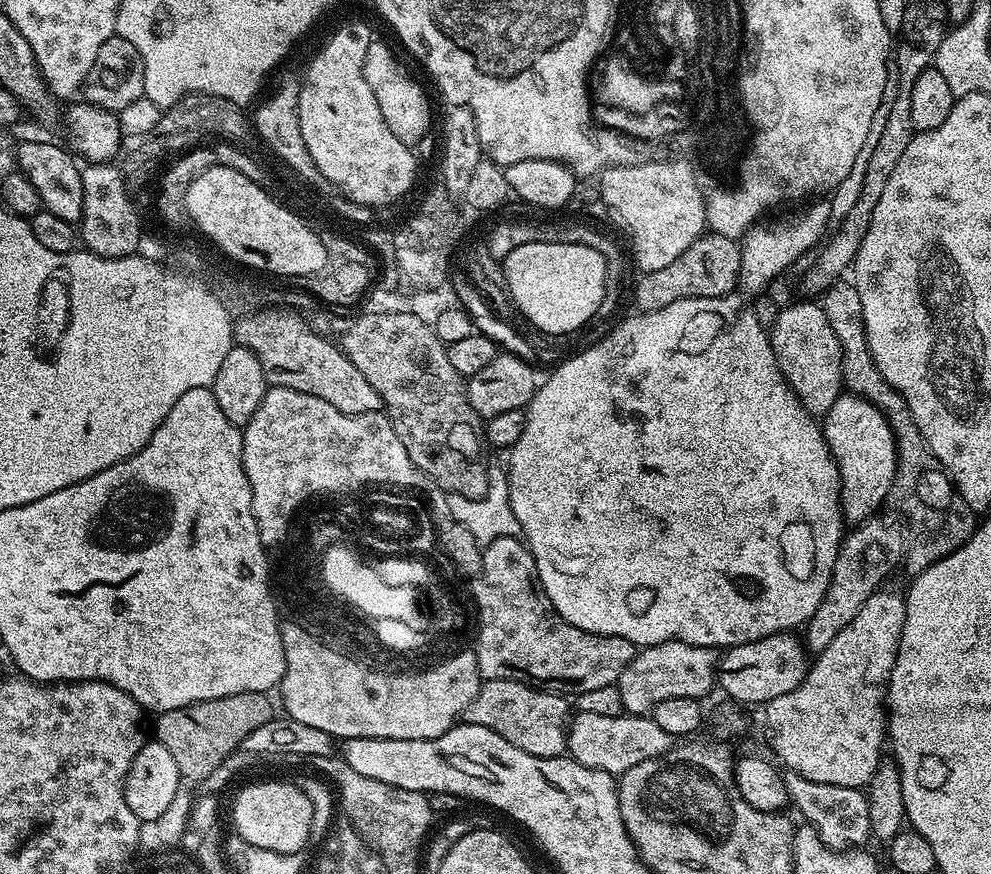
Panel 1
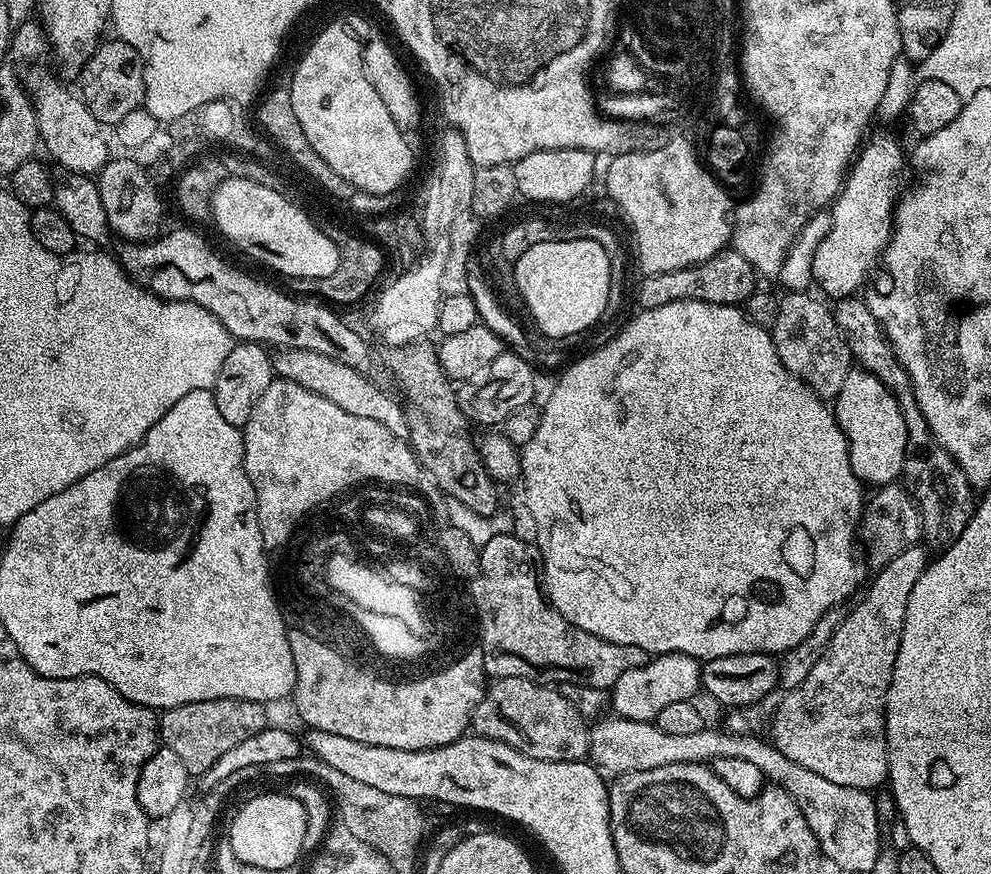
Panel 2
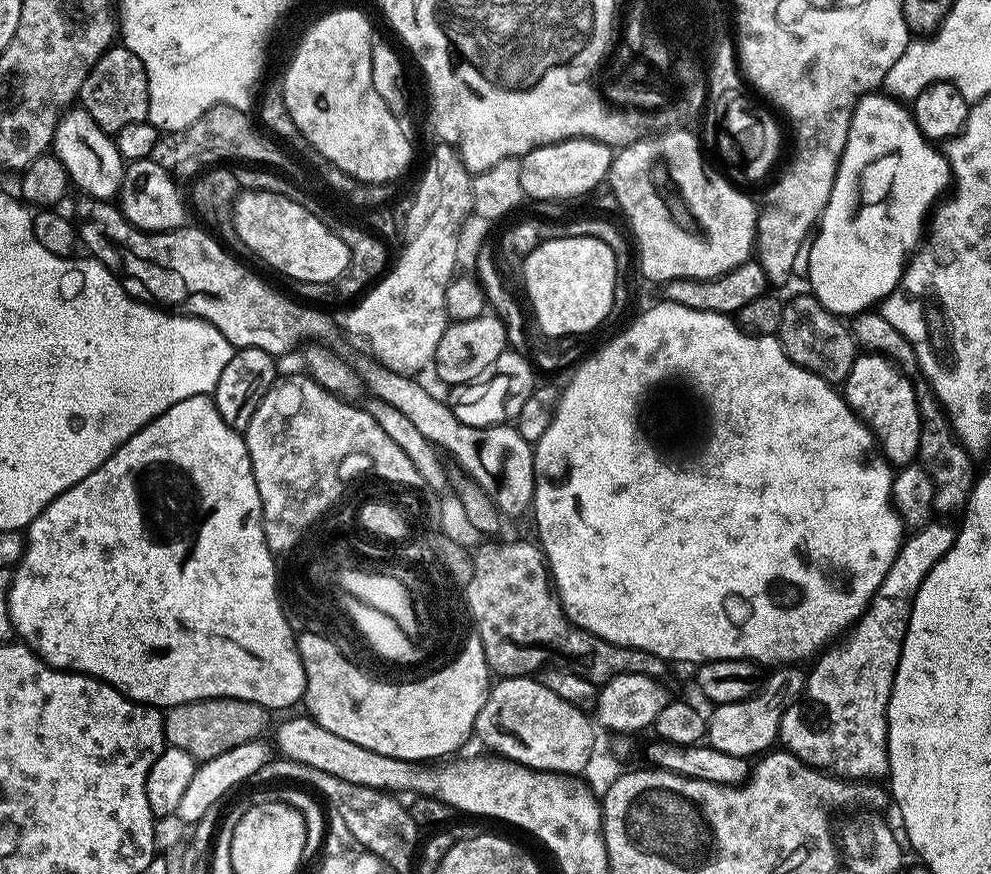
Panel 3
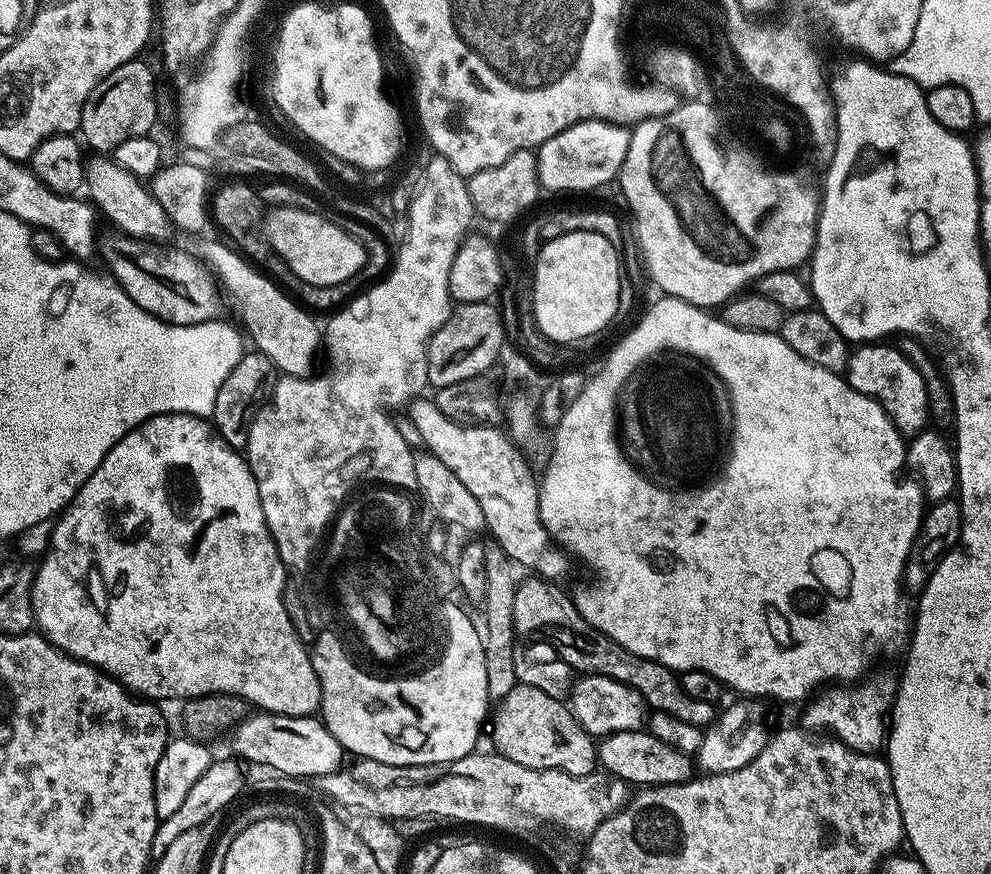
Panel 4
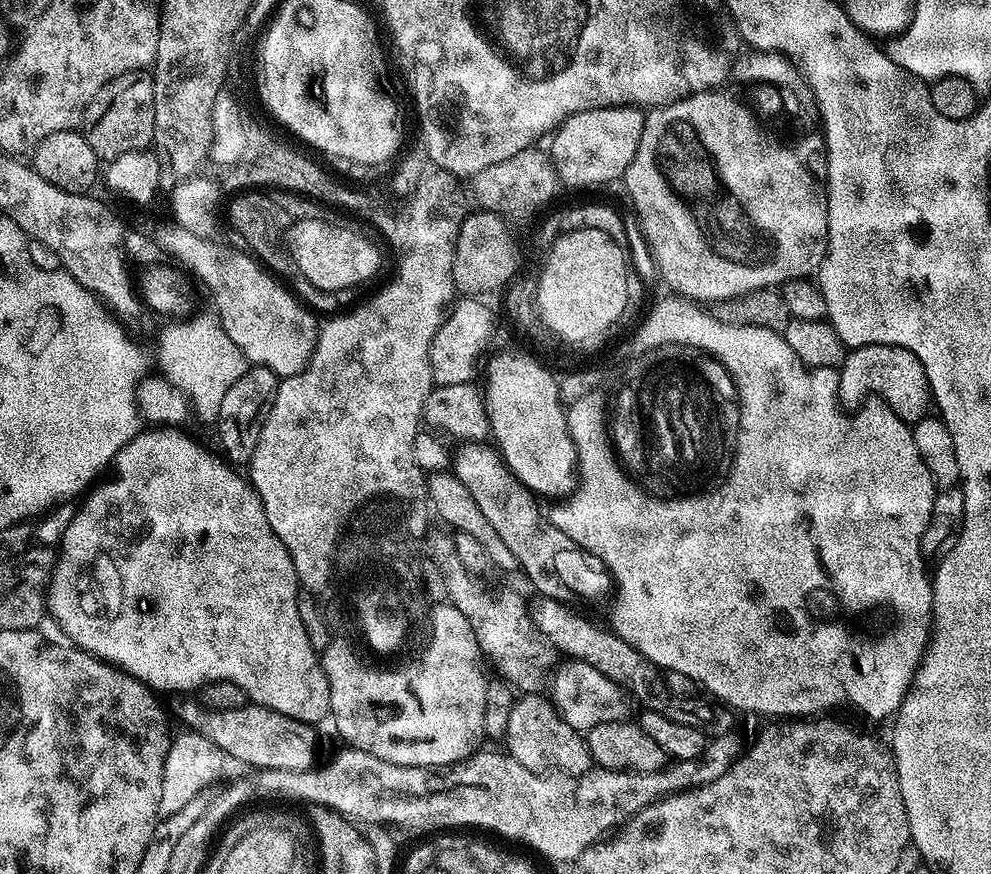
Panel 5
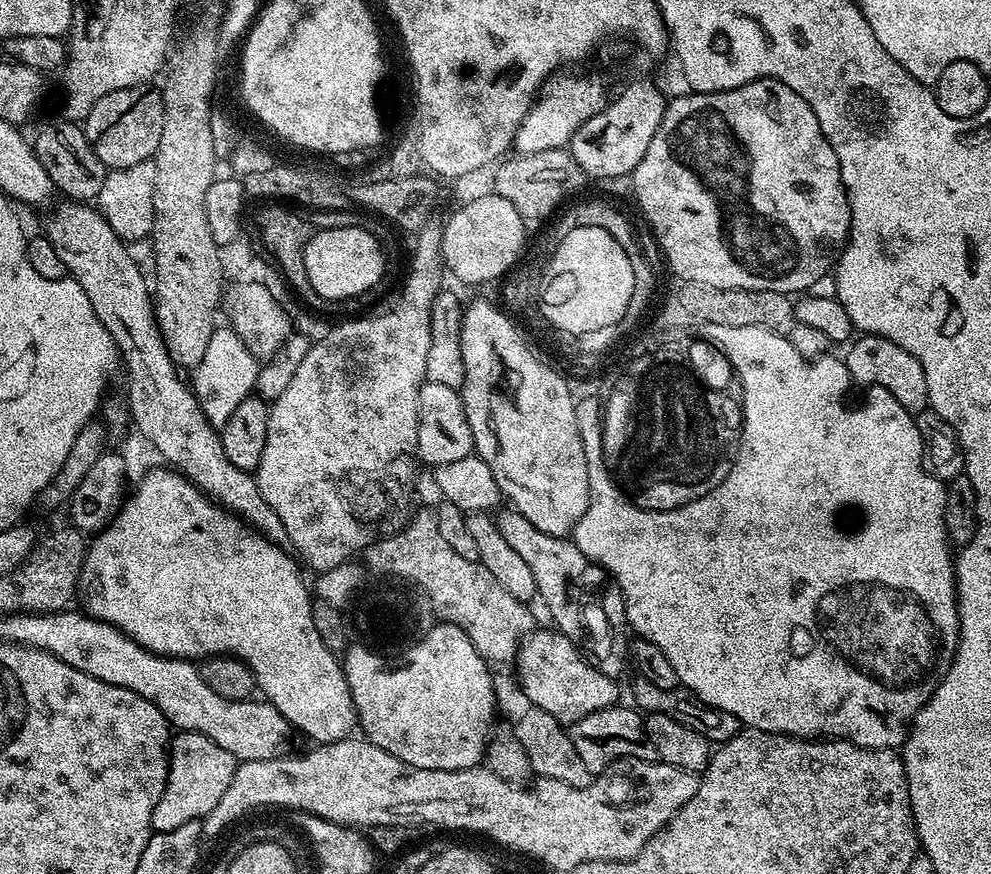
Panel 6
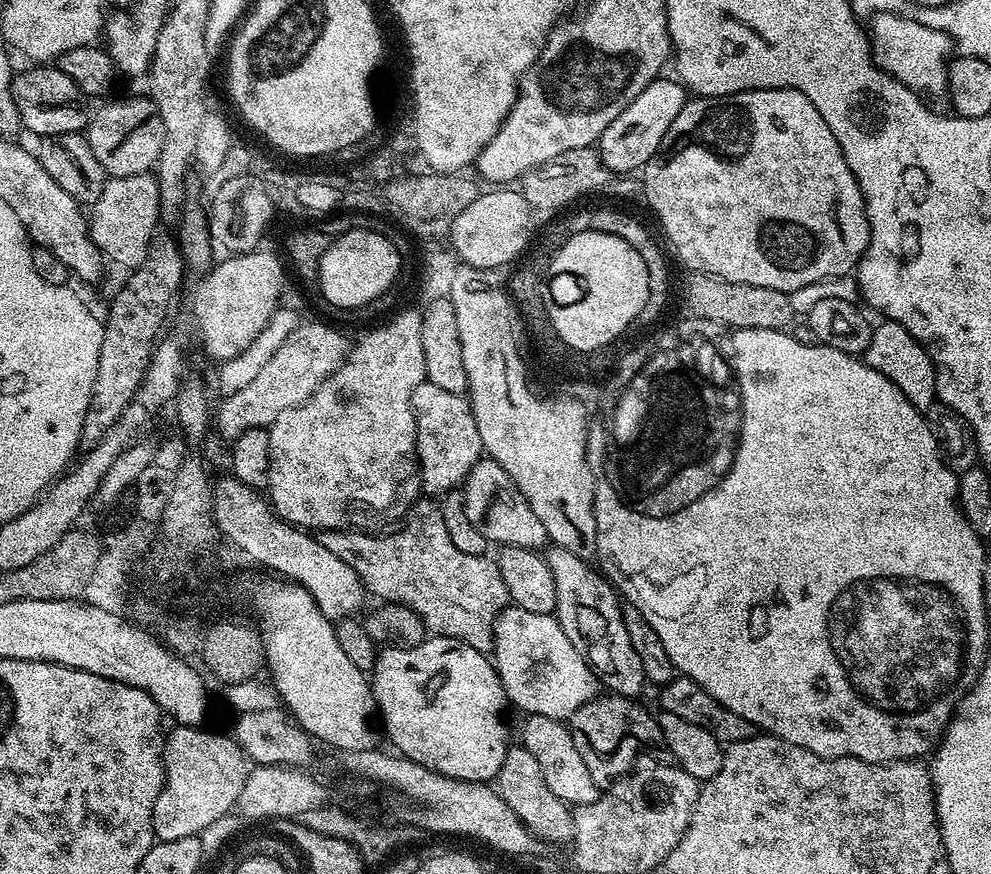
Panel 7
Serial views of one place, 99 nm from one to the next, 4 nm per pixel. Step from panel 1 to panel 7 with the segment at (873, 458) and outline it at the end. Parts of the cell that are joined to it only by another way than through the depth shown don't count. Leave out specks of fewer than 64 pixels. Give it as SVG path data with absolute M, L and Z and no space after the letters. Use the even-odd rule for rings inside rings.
M887 318L879 322L881 324L877 323L873 327L870 346L866 346L866 350L862 353L864 363L878 370L878 374L890 378L890 382L894 382L894 386L898 386L898 390L906 394L910 406L927 413L931 404L937 403L936 367L930 354L912 337L910 330L906 330L906 326Z

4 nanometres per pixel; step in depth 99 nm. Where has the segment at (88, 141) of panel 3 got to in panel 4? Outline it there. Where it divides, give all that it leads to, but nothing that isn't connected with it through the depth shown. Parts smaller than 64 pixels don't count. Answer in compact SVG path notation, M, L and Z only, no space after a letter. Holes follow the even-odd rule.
M96 154L90 158L92 159L87 159L84 164L84 188L95 209L102 216L104 214L117 231L122 231L128 236L153 242L167 241L167 236L173 235L174 232L172 223L162 206L158 206L158 202L152 197L145 181L118 166L116 161L107 155Z

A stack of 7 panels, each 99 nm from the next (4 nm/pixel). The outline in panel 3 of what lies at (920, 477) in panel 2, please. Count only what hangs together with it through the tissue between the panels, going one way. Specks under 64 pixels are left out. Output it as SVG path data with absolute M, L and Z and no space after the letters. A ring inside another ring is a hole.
M869 310L859 316L853 316L850 320L850 331L856 337L857 345L861 349L872 354L887 356L902 374L914 386L914 394L918 398L918 410L920 411L920 451L919 463L923 464L932 473L932 480L936 483L935 511L952 512L963 509L968 503L968 496L972 493L974 483L973 473L968 473L973 457L967 448L956 437L956 431L948 421L948 415L944 413L944 407L938 402L930 382L922 374L918 366L918 358L914 354L914 346L879 311Z

